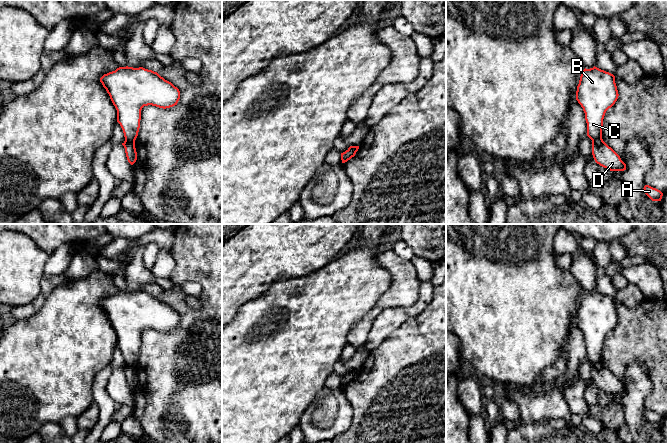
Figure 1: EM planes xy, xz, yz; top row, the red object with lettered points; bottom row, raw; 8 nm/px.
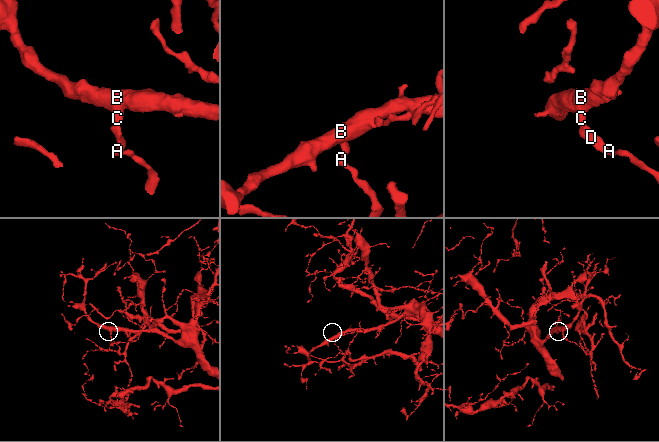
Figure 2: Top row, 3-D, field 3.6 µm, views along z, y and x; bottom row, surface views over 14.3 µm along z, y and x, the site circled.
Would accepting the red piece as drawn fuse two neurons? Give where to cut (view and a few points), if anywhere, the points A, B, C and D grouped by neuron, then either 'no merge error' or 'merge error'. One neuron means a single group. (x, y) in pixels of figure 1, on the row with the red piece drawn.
cut in xy along (125, 139), (134, 142); A D / B C; merge error

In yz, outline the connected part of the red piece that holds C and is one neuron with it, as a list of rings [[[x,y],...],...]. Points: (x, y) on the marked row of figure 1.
[[[597,67],[584,69],[576,91],[576,100],[583,108],[587,123],[587,136],[596,141],[602,137],[606,111],[618,99],[615,76]]]

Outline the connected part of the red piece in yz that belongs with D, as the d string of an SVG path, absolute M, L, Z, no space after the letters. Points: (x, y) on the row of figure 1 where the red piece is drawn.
M601 138L592 141L592 155L597 164L610 171L624 171L626 164L620 156Z

